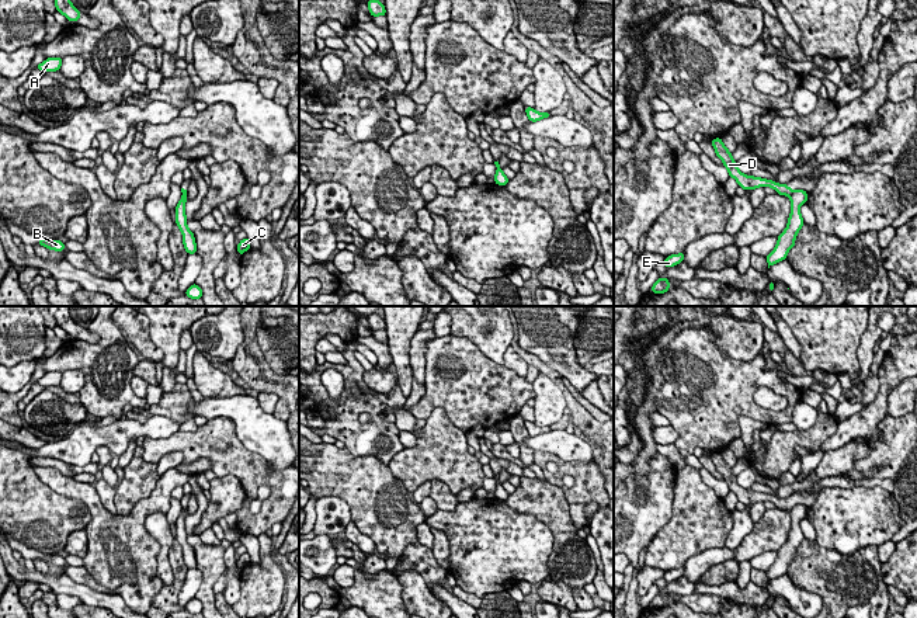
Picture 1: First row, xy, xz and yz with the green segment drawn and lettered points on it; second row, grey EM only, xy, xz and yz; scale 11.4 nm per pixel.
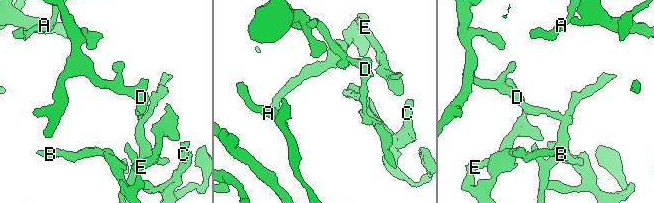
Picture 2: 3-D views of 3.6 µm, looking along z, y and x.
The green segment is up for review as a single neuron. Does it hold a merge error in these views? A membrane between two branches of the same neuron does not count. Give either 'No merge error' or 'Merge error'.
Merge error

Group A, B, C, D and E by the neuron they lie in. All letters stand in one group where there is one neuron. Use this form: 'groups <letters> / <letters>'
groups A D / B C E

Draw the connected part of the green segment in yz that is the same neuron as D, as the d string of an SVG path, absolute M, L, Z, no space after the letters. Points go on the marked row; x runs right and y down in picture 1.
M715 138L711 143L716 152L716 156L723 162L723 166L727 169L729 176L737 181L739 187L744 188L746 191L756 190L758 187L772 187L779 195L791 197L793 194L793 190L791 190L786 184L777 184L772 180L743 174L737 169L737 164L733 160L732 153L723 145L720 138Z

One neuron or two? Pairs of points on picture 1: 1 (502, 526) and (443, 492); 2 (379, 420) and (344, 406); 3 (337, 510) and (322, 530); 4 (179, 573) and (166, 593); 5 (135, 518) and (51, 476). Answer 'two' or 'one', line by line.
1: two
2: one
3: one
4: one
5: one

